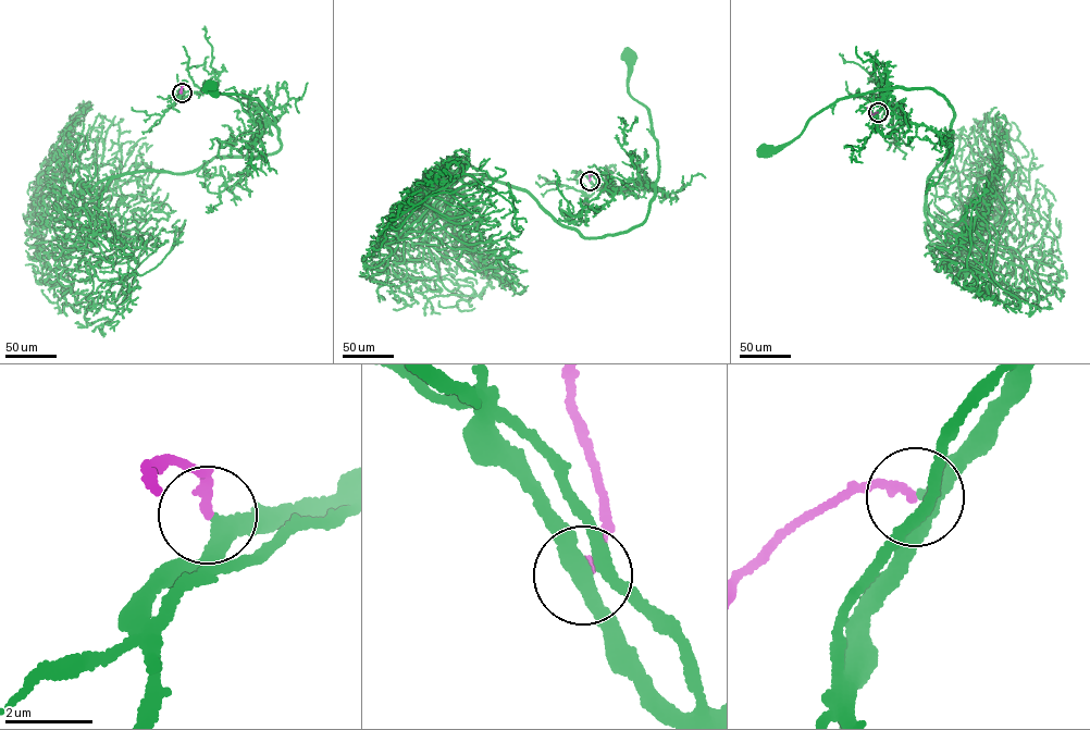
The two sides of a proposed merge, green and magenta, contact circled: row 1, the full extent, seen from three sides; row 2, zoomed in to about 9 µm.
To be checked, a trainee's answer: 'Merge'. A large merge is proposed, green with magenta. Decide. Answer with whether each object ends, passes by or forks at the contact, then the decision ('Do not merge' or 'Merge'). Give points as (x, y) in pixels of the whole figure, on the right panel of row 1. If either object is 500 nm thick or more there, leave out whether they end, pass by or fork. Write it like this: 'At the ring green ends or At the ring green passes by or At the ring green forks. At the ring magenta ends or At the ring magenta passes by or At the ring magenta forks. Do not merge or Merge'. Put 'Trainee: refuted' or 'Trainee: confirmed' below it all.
At the ring green passes by. At the ring magenta ends. Merge
Trainee: confirmed

